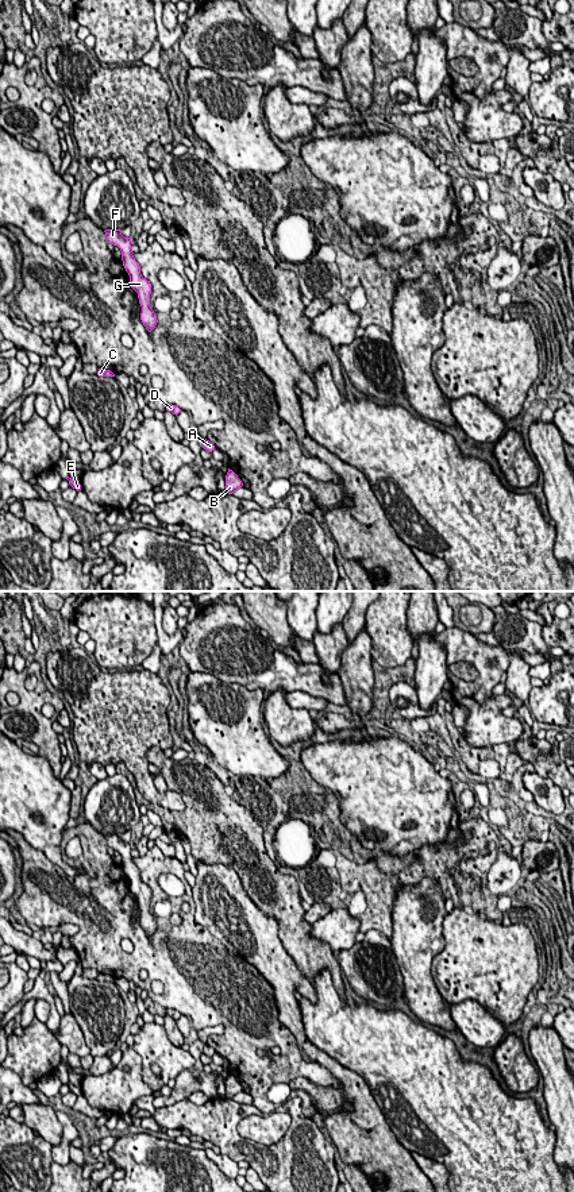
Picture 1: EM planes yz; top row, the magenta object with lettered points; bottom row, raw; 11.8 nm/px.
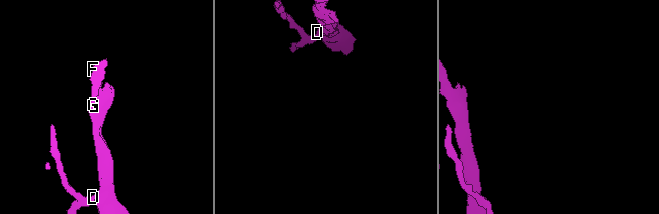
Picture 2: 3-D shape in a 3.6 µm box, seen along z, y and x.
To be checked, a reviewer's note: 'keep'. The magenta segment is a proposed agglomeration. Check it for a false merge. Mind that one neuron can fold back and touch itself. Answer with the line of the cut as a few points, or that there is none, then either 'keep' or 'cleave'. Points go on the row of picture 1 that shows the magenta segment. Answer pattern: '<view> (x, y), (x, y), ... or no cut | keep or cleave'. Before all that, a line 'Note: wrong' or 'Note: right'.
Note: right
no cut | keep

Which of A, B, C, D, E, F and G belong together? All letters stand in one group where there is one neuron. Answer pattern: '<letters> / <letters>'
A B C D E F G

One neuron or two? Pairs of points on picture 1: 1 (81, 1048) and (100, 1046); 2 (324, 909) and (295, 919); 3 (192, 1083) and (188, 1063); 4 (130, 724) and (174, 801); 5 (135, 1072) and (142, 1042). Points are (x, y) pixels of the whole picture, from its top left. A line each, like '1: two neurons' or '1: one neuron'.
1: two neurons
2: two neurons
3: two neurons
4: one neuron
5: two neurons

